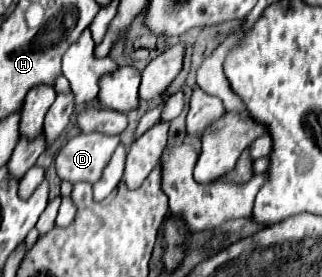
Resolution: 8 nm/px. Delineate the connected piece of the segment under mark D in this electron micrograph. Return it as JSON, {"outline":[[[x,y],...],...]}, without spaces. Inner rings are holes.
{"outline":[[[81,133],[61,147],[55,159],[57,175],[69,183],[95,183],[117,145],[119,137],[109,137],[103,133]]]}

